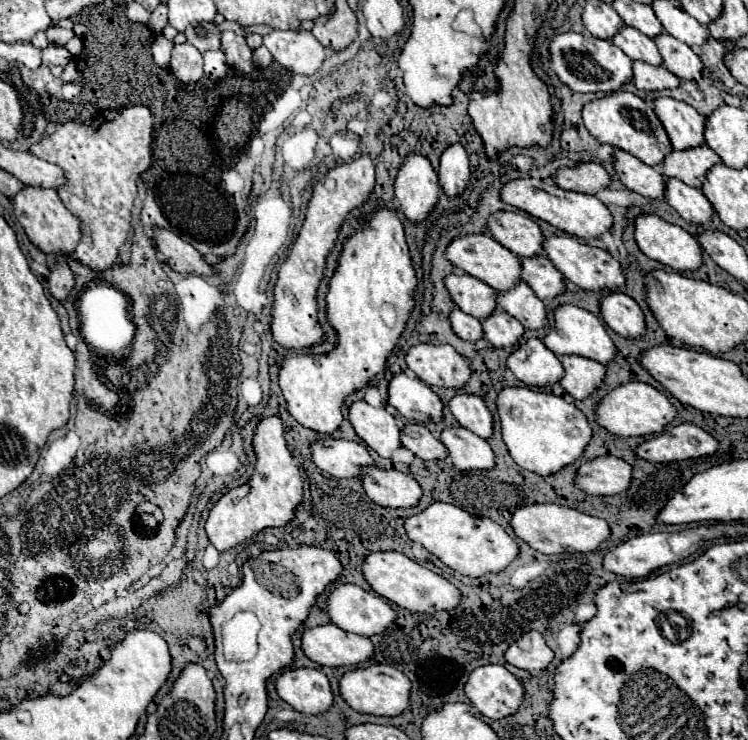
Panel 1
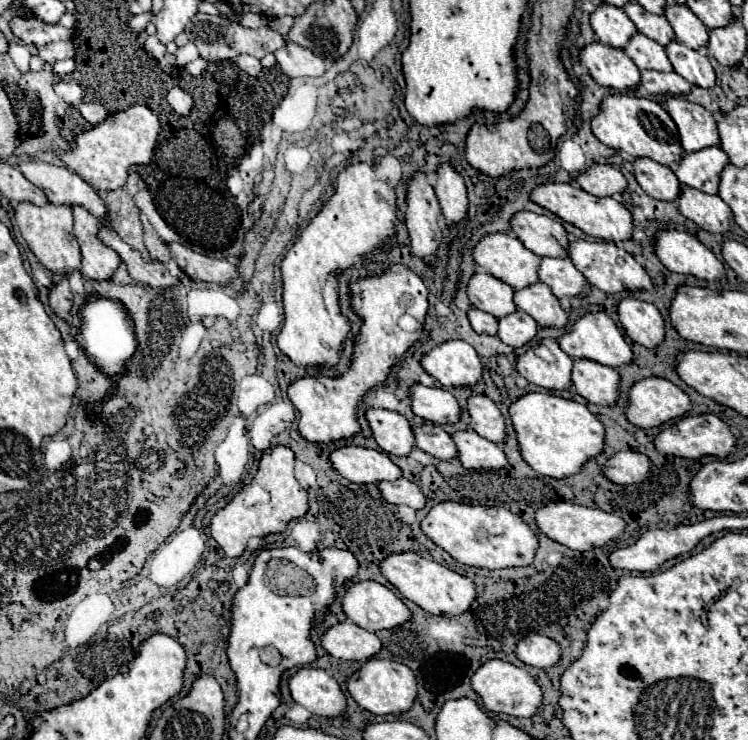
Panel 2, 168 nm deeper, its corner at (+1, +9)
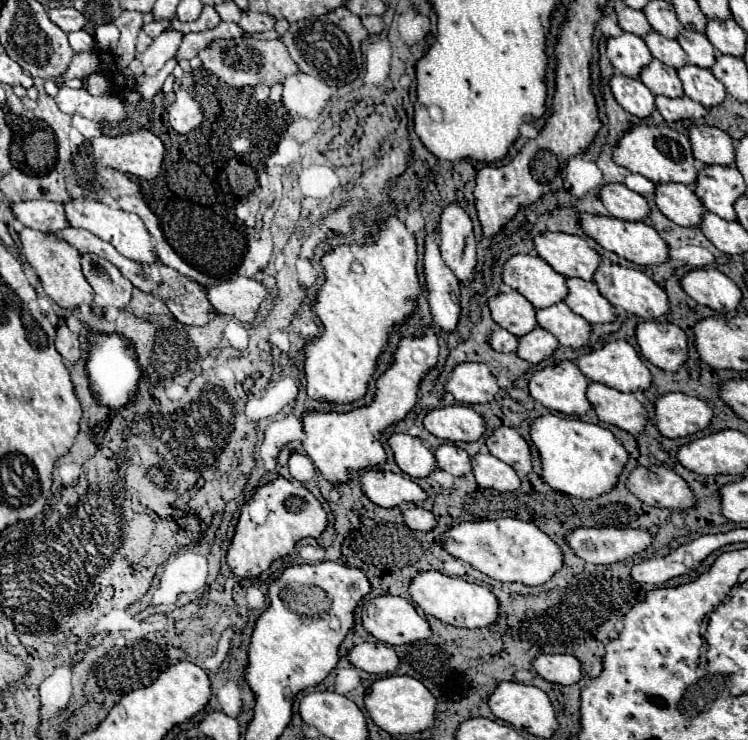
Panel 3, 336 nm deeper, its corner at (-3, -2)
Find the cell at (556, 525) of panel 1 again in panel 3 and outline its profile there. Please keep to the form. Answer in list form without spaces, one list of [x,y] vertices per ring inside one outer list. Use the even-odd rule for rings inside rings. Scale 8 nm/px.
[[[576,527],[564,535],[564,541],[580,559],[596,565],[608,565],[644,551],[652,543],[652,537],[648,531],[630,527]]]

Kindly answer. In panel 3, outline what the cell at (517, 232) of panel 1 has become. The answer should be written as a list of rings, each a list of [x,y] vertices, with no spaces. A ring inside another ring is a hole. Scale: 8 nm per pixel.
[[[550,231],[538,233],[534,235],[534,247],[538,257],[542,257],[556,273],[564,277],[592,281],[592,275],[600,265],[600,255],[578,235]]]

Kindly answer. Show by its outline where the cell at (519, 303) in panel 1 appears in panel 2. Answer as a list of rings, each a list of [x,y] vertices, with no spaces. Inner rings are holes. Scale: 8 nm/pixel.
[[[542,282],[516,292],[514,302],[542,328],[564,328],[568,324],[568,312],[560,306],[560,300],[552,294],[552,290]]]

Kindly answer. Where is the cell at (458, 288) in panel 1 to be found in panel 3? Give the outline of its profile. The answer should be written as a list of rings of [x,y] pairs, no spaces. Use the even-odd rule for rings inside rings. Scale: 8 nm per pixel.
[[[502,291],[490,297],[488,307],[490,307],[492,319],[516,337],[530,333],[538,325],[534,315],[536,311],[534,305],[526,297],[522,297],[518,291],[508,291],[508,293]]]

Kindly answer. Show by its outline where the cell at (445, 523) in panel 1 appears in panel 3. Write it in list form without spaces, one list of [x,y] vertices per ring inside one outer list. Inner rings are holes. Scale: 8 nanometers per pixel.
[[[518,519],[460,521],[458,525],[450,525],[446,529],[442,537],[442,547],[452,557],[470,563],[480,573],[498,581],[542,585],[562,567],[560,547],[534,523],[524,523]]]

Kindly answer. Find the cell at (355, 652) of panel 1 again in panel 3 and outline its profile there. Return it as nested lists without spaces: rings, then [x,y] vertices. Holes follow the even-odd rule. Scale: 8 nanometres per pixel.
[[[360,643],[360,645],[354,645],[348,651],[348,661],[352,665],[356,665],[358,669],[368,671],[368,673],[376,673],[376,675],[392,673],[400,663],[394,649],[384,645],[384,643],[374,643],[374,645],[372,643]]]

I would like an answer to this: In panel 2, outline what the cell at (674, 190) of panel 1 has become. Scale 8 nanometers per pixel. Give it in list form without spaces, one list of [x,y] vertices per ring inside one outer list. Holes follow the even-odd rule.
[[[682,186],[676,204],[688,220],[692,220],[706,232],[724,234],[730,228],[732,210],[720,196],[710,196],[704,192],[696,192],[696,188]]]

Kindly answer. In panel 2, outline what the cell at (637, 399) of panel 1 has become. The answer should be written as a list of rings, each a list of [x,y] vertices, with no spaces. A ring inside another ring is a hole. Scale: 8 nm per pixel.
[[[646,378],[632,386],[630,390],[630,406],[626,410],[626,418],[640,428],[656,428],[668,420],[676,420],[686,416],[692,410],[692,402],[684,390],[664,378]]]

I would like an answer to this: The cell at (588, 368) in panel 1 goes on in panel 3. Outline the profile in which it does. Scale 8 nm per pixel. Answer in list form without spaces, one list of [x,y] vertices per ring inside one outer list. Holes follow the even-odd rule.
[[[590,381],[586,395],[600,421],[616,425],[632,435],[638,435],[644,429],[648,413],[634,393],[622,393],[604,383]]]

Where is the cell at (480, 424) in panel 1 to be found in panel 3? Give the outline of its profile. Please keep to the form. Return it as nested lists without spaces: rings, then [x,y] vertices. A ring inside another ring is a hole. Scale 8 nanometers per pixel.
[[[506,425],[496,427],[494,433],[486,437],[484,445],[494,457],[514,467],[518,475],[526,475],[532,469],[530,447],[514,427],[506,427]]]

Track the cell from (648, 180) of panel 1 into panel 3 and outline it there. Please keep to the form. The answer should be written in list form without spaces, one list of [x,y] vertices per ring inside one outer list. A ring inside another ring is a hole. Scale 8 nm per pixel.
[[[656,183],[656,205],[664,217],[682,227],[696,227],[702,221],[704,207],[688,185]]]

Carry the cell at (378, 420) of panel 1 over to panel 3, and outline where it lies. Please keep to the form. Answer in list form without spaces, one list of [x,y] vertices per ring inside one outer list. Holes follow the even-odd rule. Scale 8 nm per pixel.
[[[392,433],[388,437],[388,445],[394,453],[396,465],[414,479],[428,477],[436,467],[434,455],[418,437],[408,433]]]

